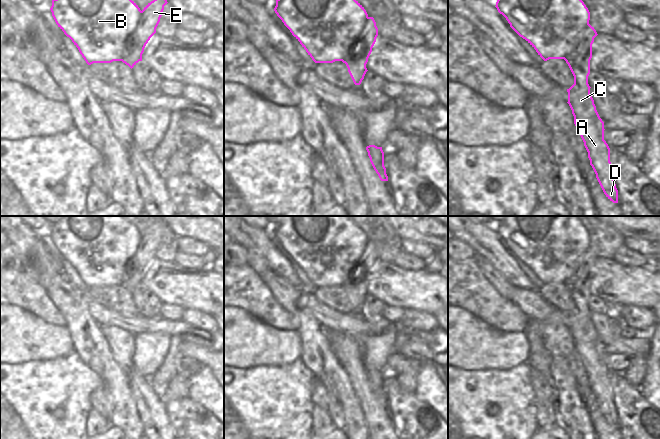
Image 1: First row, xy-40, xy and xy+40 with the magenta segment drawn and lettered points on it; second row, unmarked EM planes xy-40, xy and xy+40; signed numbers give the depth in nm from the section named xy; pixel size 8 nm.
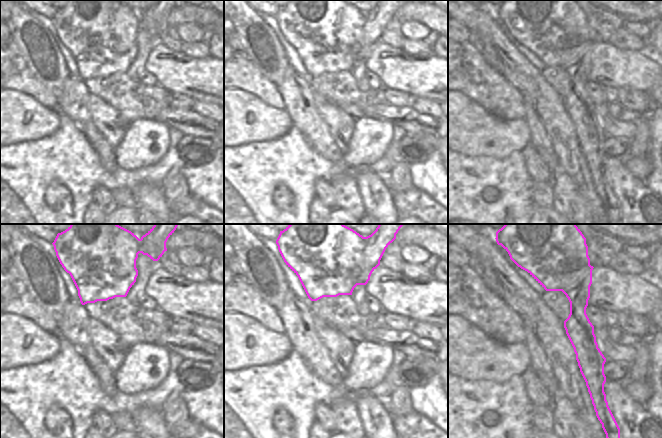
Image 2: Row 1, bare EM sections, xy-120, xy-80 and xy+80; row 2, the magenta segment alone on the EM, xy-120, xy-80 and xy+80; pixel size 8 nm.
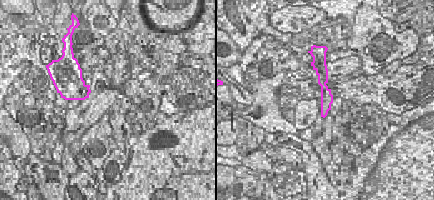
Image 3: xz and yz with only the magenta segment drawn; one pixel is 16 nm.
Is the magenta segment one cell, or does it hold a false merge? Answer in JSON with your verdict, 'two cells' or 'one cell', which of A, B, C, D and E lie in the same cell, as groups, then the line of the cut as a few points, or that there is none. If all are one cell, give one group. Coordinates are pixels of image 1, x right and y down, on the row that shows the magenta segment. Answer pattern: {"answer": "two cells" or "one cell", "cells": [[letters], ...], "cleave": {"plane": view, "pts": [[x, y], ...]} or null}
{"answer": "two cells", "cells": [["A", "C", "D", "E"], ["B"]], "cleave": {"plane": "xy-40", "pts": [[142, 11], [140, 21], [133, 34], [135, 49], [121, 60]]}}

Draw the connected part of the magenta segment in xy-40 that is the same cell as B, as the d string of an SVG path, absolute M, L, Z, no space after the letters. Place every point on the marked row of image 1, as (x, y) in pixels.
M52 0L50 10L58 27L72 40L88 65L122 61L136 50L133 34L142 11L132 0Z

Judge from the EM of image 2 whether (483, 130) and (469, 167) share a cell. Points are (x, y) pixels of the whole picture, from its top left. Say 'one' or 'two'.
two

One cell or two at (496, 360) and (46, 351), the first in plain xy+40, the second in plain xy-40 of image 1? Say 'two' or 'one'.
one

